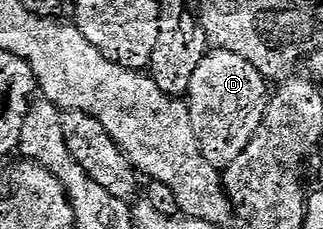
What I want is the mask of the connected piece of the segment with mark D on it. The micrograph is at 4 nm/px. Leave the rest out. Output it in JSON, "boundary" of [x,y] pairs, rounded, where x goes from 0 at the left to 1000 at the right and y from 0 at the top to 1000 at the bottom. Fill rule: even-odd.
{"boundary":[[[656,214],[613,275],[576,410],[576,454],[625,677],[672,729],[700,729],[762,659],[830,480],[833,358],[749,240]]]}

